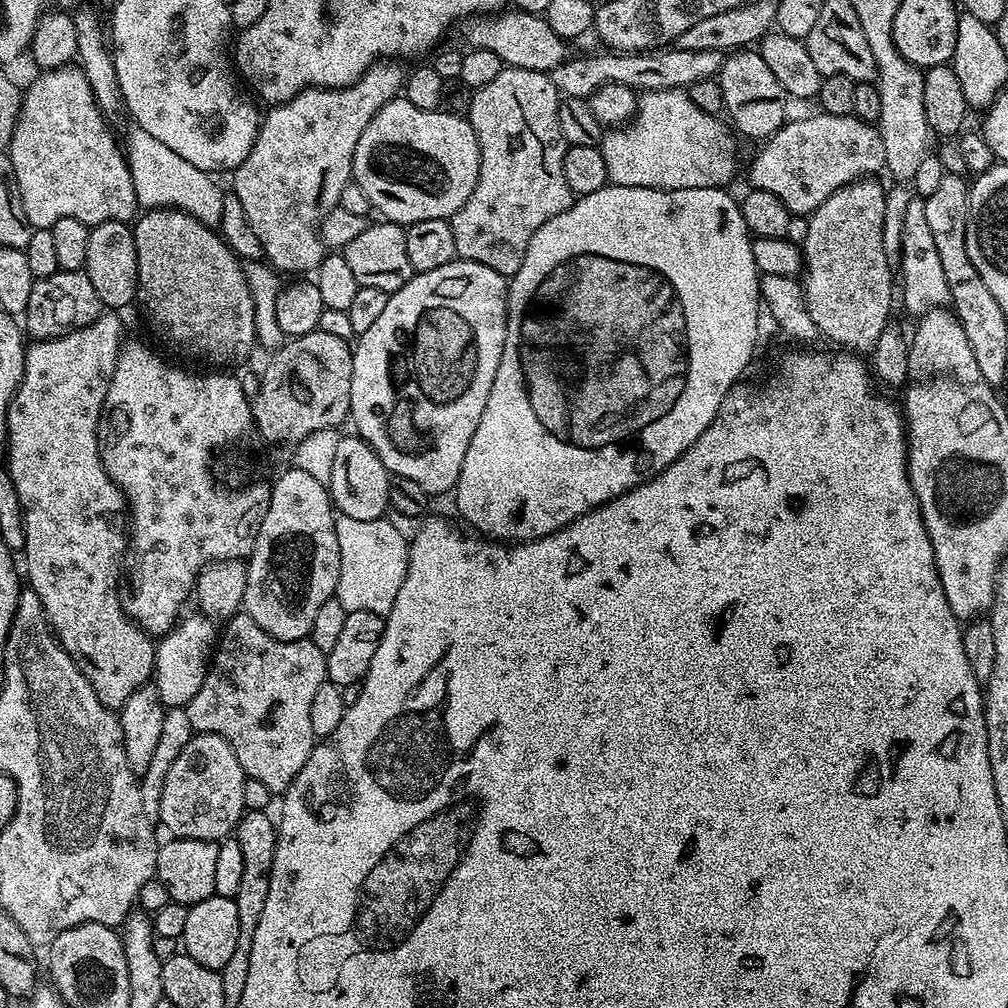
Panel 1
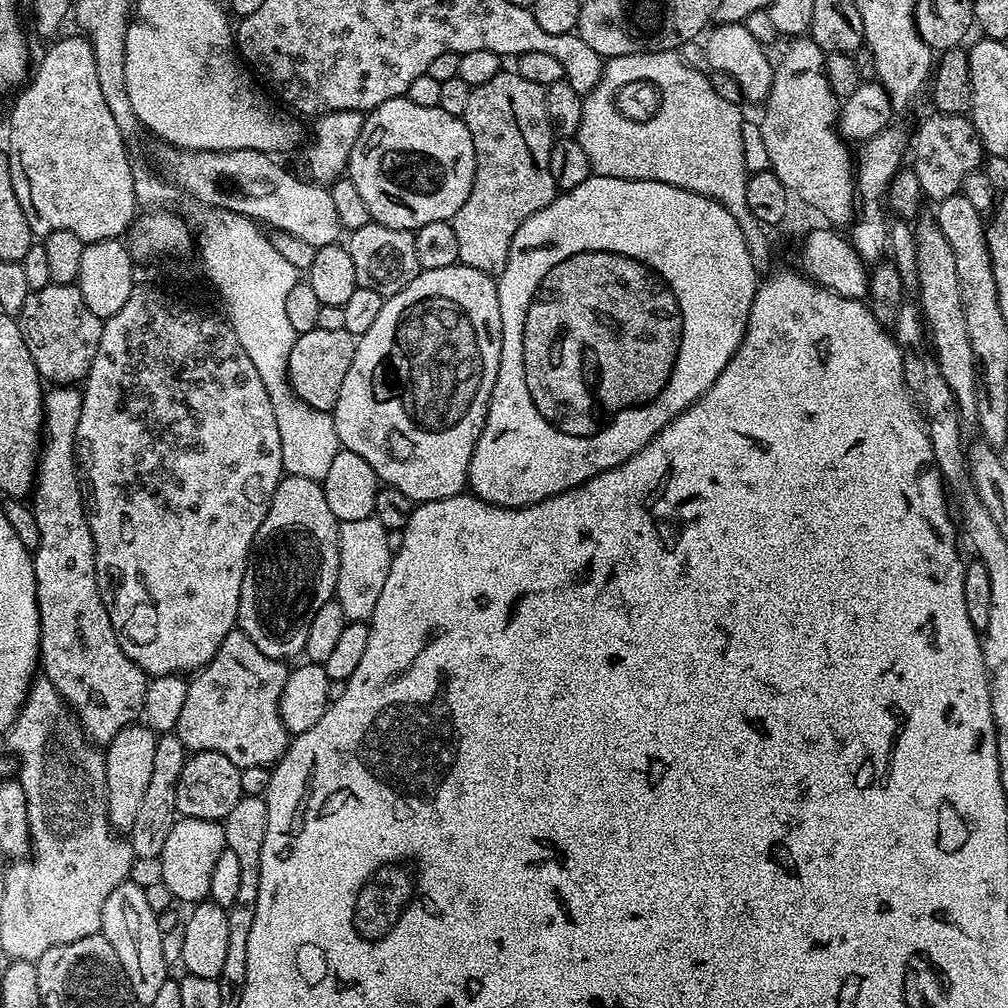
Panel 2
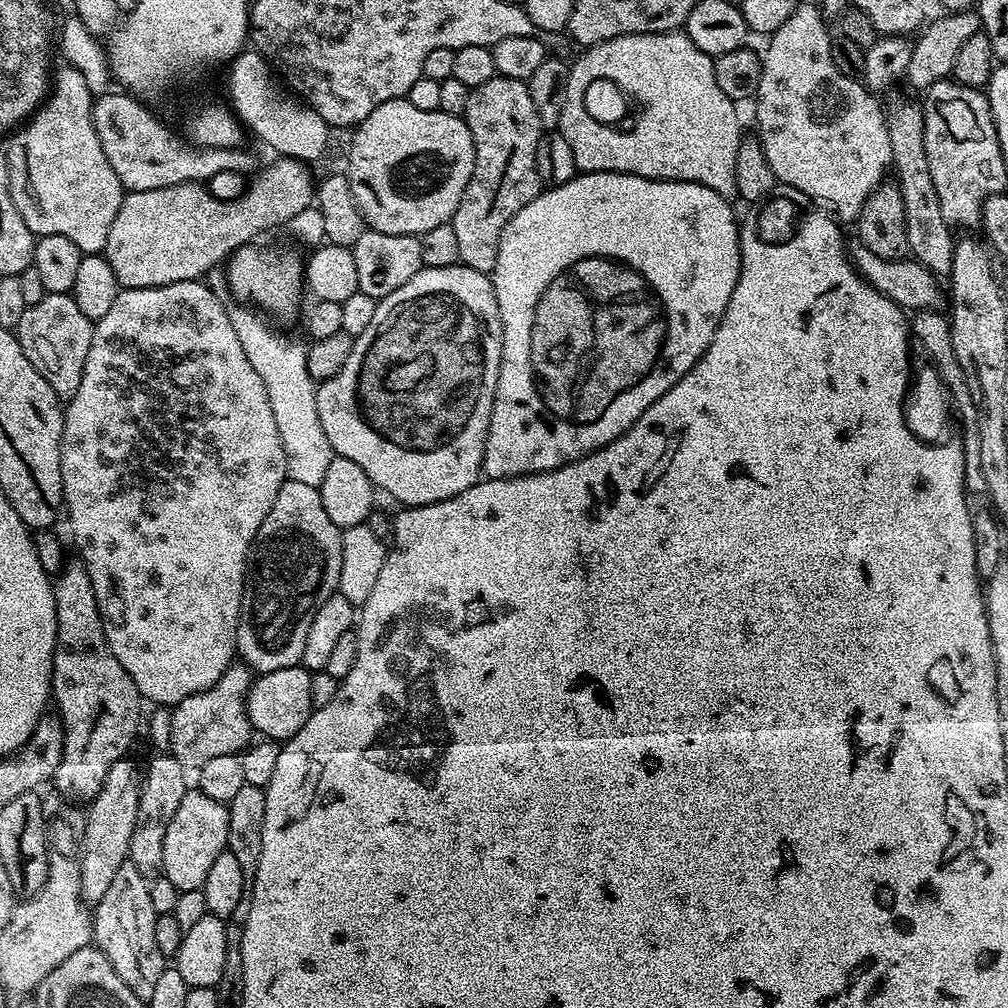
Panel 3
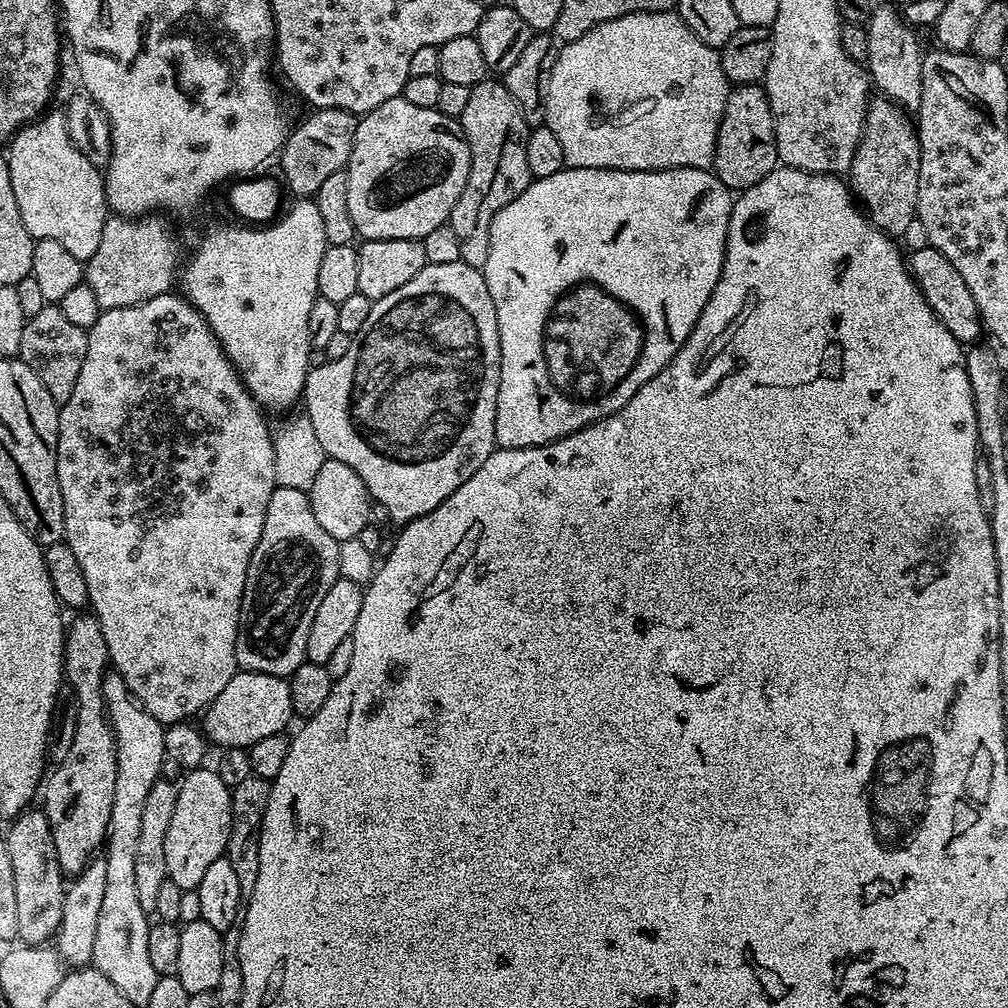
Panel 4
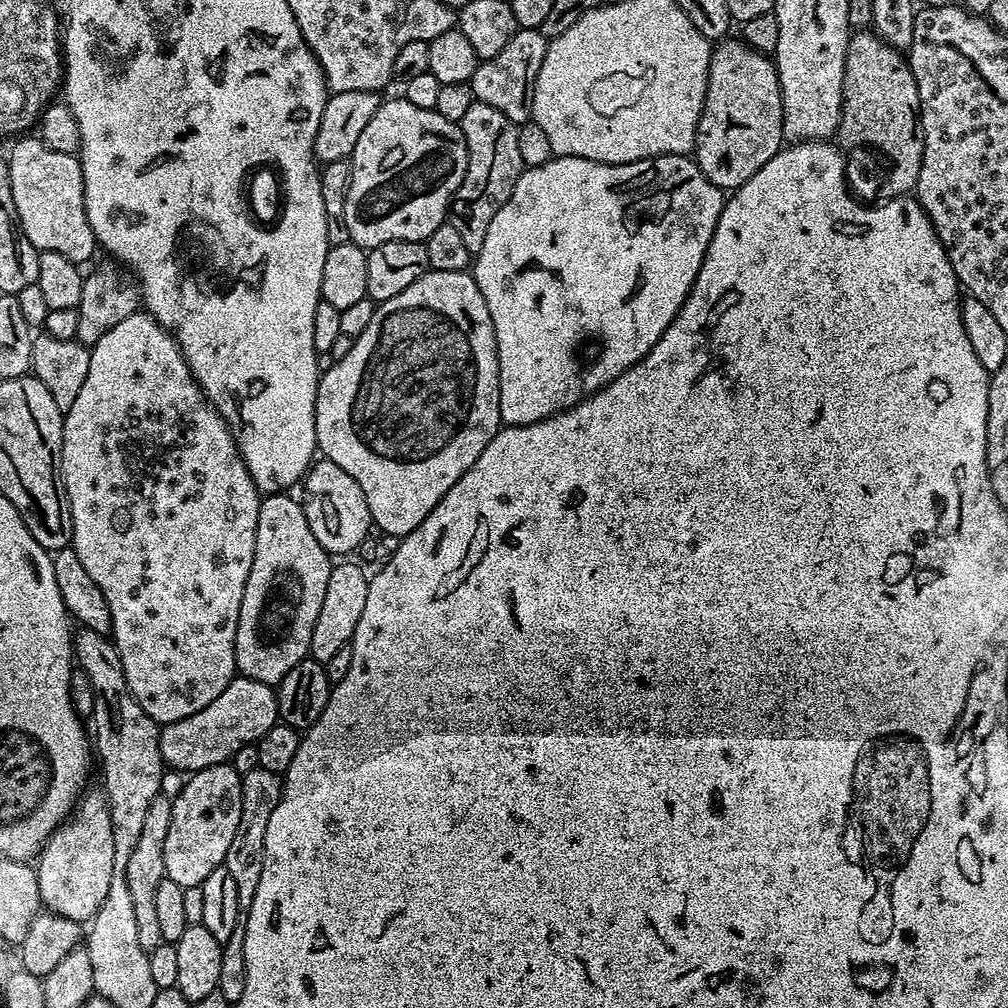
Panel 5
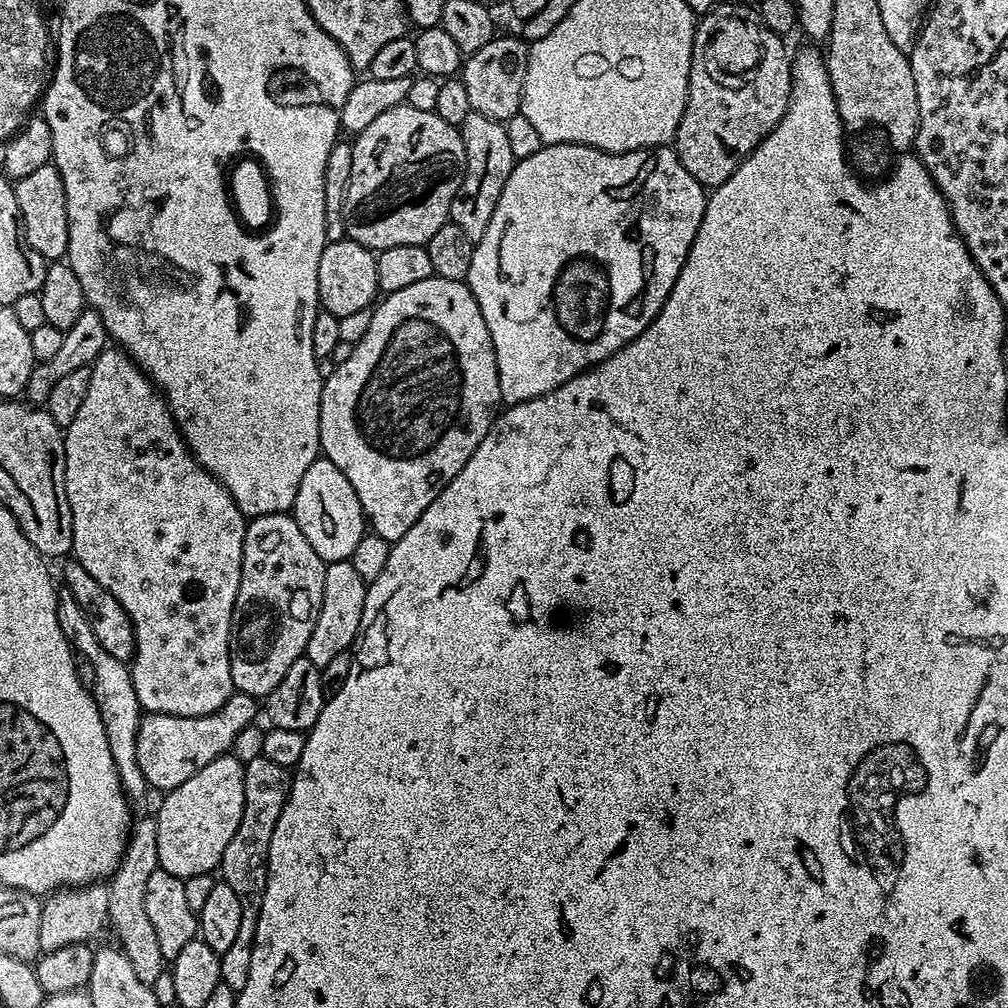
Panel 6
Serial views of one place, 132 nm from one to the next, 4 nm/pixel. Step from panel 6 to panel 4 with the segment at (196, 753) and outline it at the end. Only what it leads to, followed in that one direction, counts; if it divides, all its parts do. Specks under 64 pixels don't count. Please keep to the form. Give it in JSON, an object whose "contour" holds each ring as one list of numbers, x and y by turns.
{"contour":[[237,670,234,678,226,682,226,690,222,690,222,694,204,709,202,730,215,747,217,744,217,749,247,750,254,742,262,742,262,738,281,735,288,719,293,719,293,716,290,686,285,677]]}

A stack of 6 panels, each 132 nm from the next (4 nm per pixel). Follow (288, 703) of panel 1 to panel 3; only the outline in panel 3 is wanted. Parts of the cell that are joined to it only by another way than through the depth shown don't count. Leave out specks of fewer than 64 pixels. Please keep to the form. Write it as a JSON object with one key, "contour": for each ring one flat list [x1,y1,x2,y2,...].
{"contour":[[234,662,206,690,182,698,170,712,170,755,178,758,189,770,199,770,213,758,222,754,235,756,244,751,254,740,254,729,248,722,248,692,252,689,253,669,243,662]]}

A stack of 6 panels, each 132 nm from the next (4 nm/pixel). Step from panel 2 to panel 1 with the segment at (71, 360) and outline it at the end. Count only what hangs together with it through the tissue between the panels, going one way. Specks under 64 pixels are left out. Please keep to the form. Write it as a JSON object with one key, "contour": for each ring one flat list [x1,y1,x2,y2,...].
{"contour":[[57,270,34,282,34,290,30,290,30,302,26,302,22,317,22,328,33,341,53,340,82,326,90,326,90,322,97,320,101,314,102,305,98,293,94,291,94,285,87,274,82,270]]}

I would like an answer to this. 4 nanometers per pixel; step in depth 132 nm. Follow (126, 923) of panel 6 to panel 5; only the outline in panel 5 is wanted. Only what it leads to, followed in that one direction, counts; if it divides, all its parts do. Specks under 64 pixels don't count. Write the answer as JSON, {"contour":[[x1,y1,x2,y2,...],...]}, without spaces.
{"contour":[[161,794,150,802,146,810,146,818,142,825,142,835,130,854,130,862,126,862,126,886,130,889,130,899,134,901,134,919,138,922,138,942,145,950,157,948,162,943,162,929,158,923,154,907,154,893,158,891,158,882,165,880,164,847,166,833,170,830,170,814,173,797]]}

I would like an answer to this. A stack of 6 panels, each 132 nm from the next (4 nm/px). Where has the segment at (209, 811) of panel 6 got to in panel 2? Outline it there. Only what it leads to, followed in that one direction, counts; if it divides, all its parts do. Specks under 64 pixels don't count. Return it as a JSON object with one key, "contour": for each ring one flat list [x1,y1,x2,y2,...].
{"contour":[[198,818,177,819,170,830,170,838,166,838,166,846,162,846,162,854,158,858,159,879,169,888,177,901,203,901,210,890,210,874,214,874,214,862,218,862,225,850,223,823]]}

